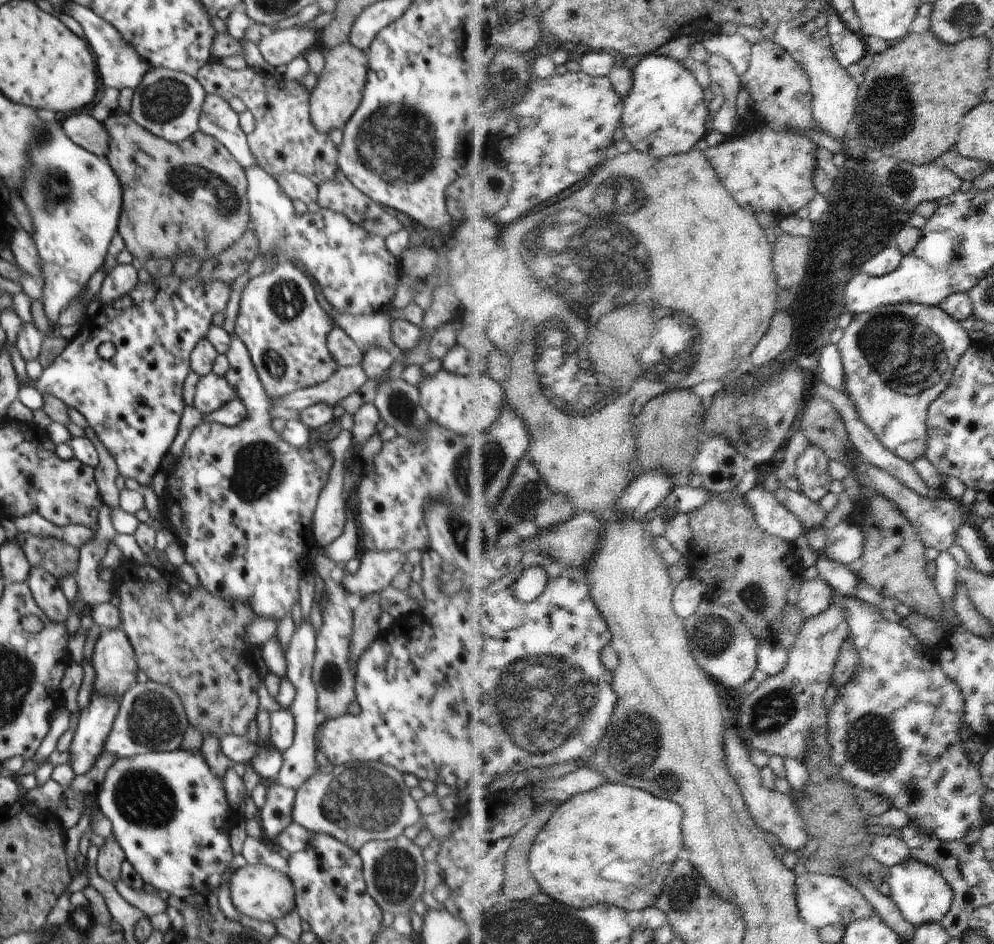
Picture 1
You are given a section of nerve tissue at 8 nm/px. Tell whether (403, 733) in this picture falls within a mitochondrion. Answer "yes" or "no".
no

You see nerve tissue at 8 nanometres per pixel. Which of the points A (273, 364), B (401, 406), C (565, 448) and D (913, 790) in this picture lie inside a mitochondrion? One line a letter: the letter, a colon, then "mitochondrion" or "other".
A: mitochondrion
B: mitochondrion
C: other
D: mitochondrion

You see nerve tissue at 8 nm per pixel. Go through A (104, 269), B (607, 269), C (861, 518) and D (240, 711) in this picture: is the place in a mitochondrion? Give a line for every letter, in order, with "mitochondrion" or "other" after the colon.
A: other
B: mitochondrion
C: mitochondrion
D: other

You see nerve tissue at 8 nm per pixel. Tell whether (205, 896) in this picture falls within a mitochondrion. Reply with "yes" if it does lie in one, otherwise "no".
no

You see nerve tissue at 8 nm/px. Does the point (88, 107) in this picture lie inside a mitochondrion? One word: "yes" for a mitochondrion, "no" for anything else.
no

